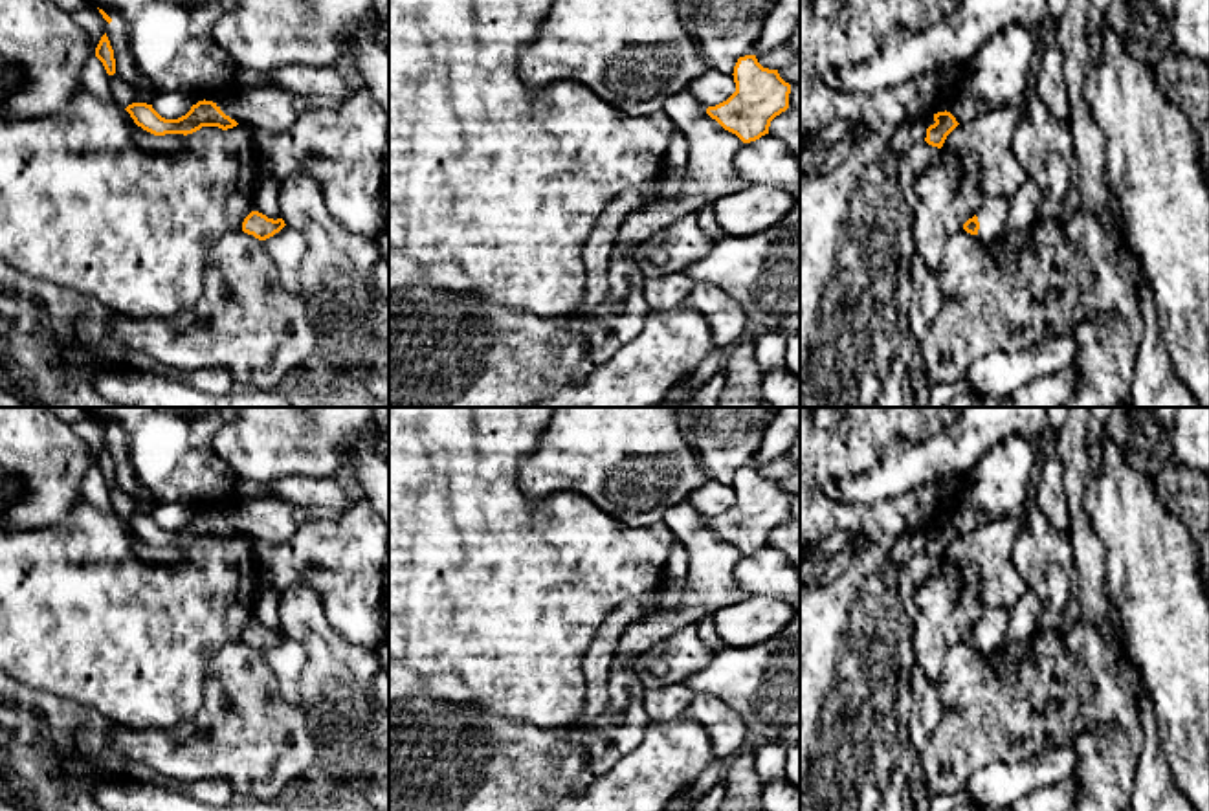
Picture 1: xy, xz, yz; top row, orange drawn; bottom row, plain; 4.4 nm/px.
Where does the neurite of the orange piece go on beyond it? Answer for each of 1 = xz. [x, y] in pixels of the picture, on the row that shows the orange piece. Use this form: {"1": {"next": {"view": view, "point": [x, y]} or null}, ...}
{"1": {"next": null}}

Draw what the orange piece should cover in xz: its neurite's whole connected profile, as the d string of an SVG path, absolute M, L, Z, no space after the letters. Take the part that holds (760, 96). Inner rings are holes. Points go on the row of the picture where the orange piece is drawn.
M756 55L739 57L734 66L736 92L706 114L725 130L750 143L769 134L771 121L789 108L791 84L778 70L763 68Z

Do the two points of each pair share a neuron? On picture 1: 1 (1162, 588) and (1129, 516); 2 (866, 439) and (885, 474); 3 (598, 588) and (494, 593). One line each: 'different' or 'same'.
1: same
2: different
3: same

